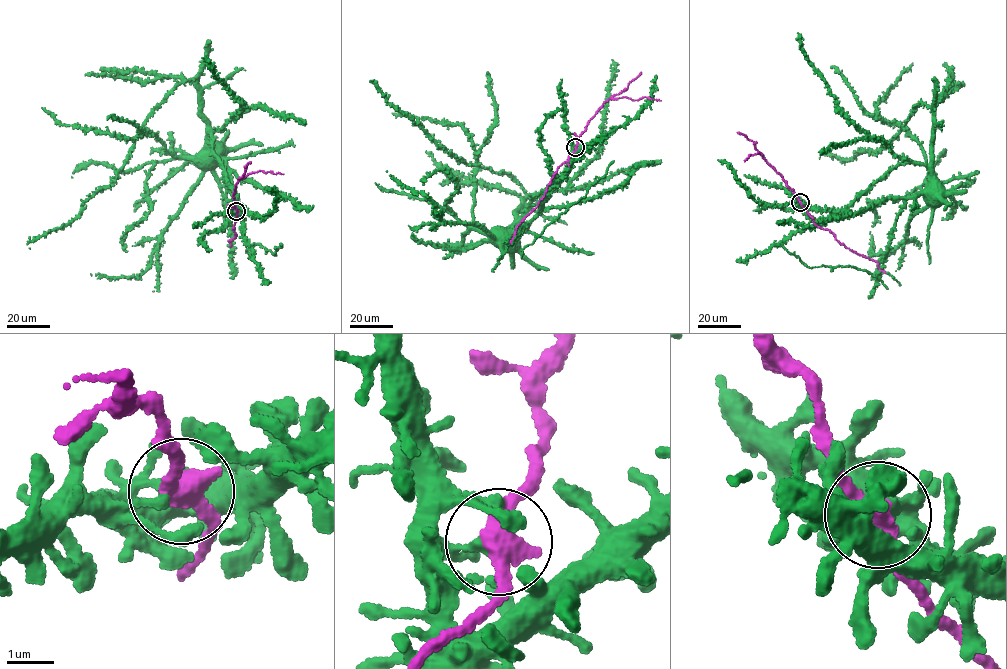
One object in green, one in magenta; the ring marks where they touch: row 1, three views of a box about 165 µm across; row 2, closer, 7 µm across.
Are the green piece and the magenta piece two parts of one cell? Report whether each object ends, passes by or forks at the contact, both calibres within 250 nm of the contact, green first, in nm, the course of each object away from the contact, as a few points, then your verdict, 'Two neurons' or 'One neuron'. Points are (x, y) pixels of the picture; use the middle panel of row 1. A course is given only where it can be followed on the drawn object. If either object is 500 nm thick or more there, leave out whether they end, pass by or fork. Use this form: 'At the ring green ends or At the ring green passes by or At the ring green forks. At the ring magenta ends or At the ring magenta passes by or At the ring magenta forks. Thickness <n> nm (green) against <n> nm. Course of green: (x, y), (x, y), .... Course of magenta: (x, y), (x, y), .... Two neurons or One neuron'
At the ring green passes by. At the ring magenta passes by. Thickness 240 nm (green) against 400 nm. Course of green: (575, 147), (568, 170), (555, 182), (538, 216), (522, 229), (509, 229), (505, 235). Course of magenta: (575, 147), (557, 168), (537, 205), (518, 225), (510, 243). One neuron

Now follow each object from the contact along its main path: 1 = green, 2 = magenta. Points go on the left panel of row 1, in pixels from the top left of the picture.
1: (236, 210), (240, 207), (234, 201), (230, 170), (222, 160), (208, 155)
2: (236, 211), (233, 227), (236, 234), (228, 240), (231, 247)

